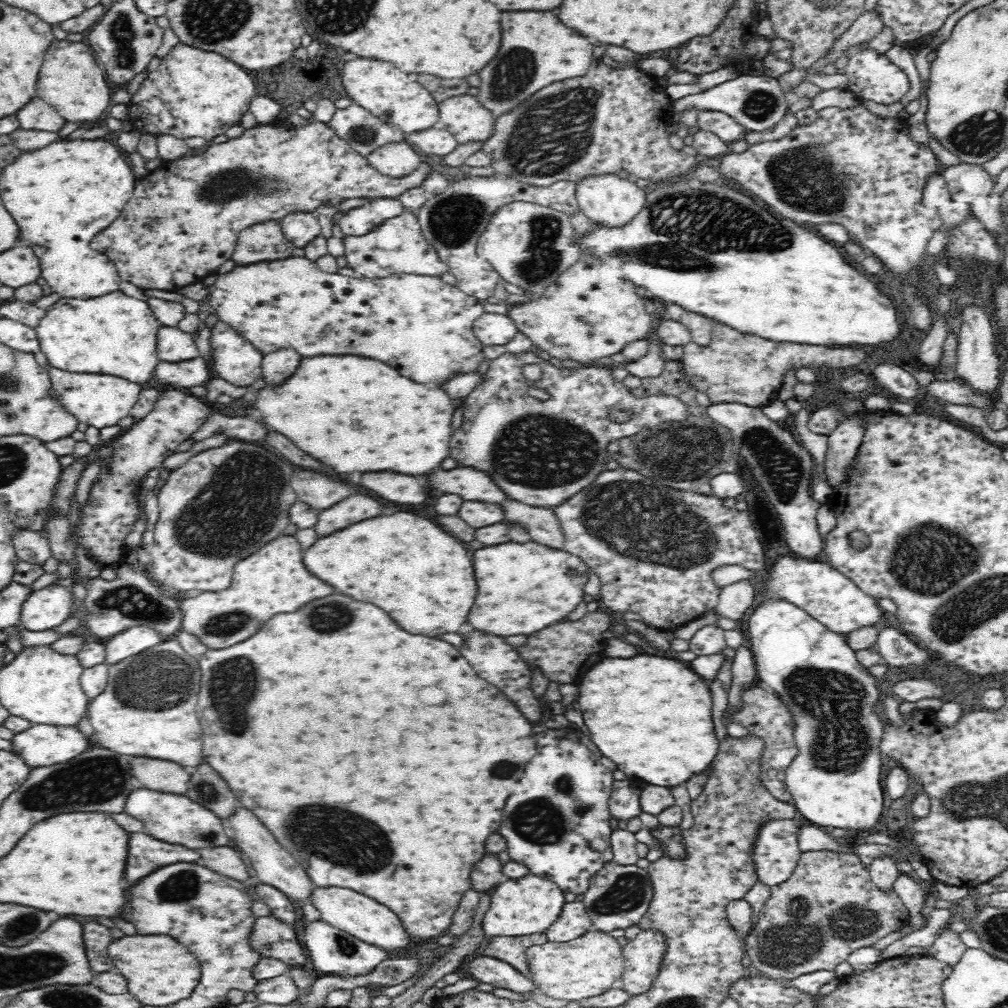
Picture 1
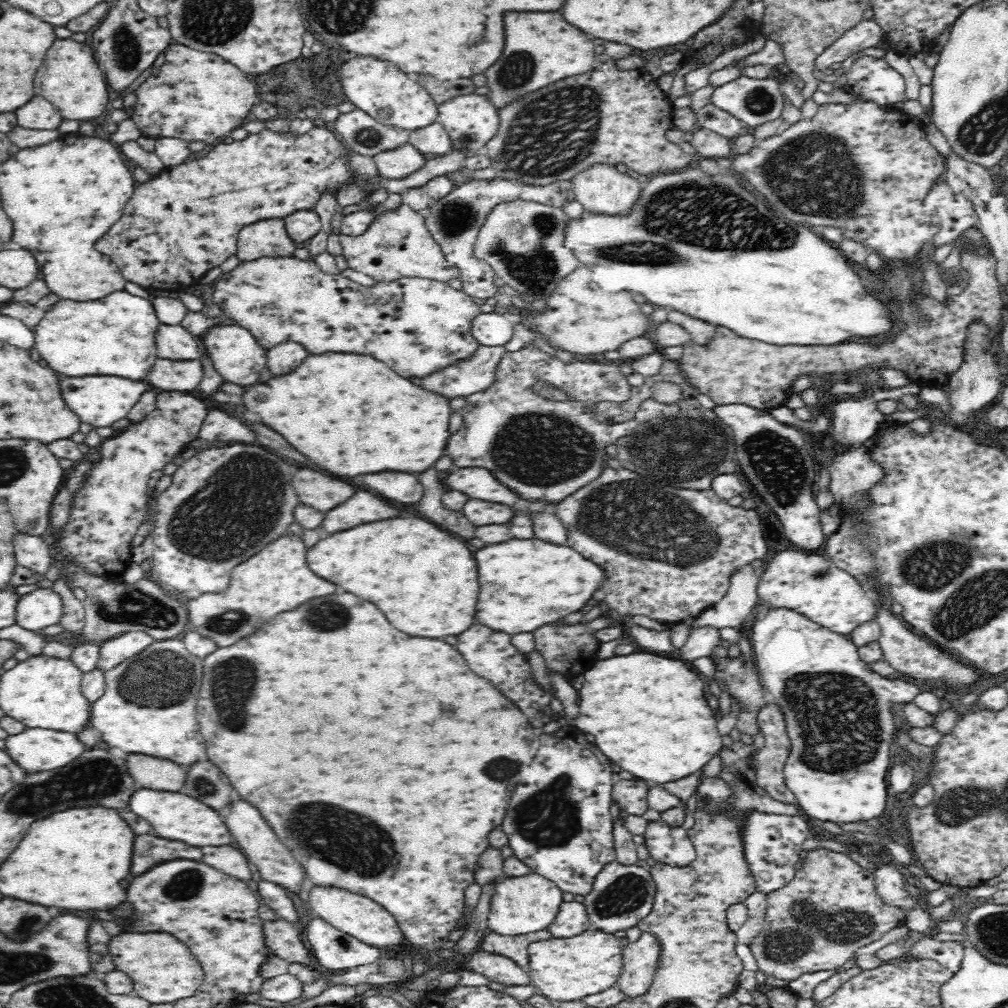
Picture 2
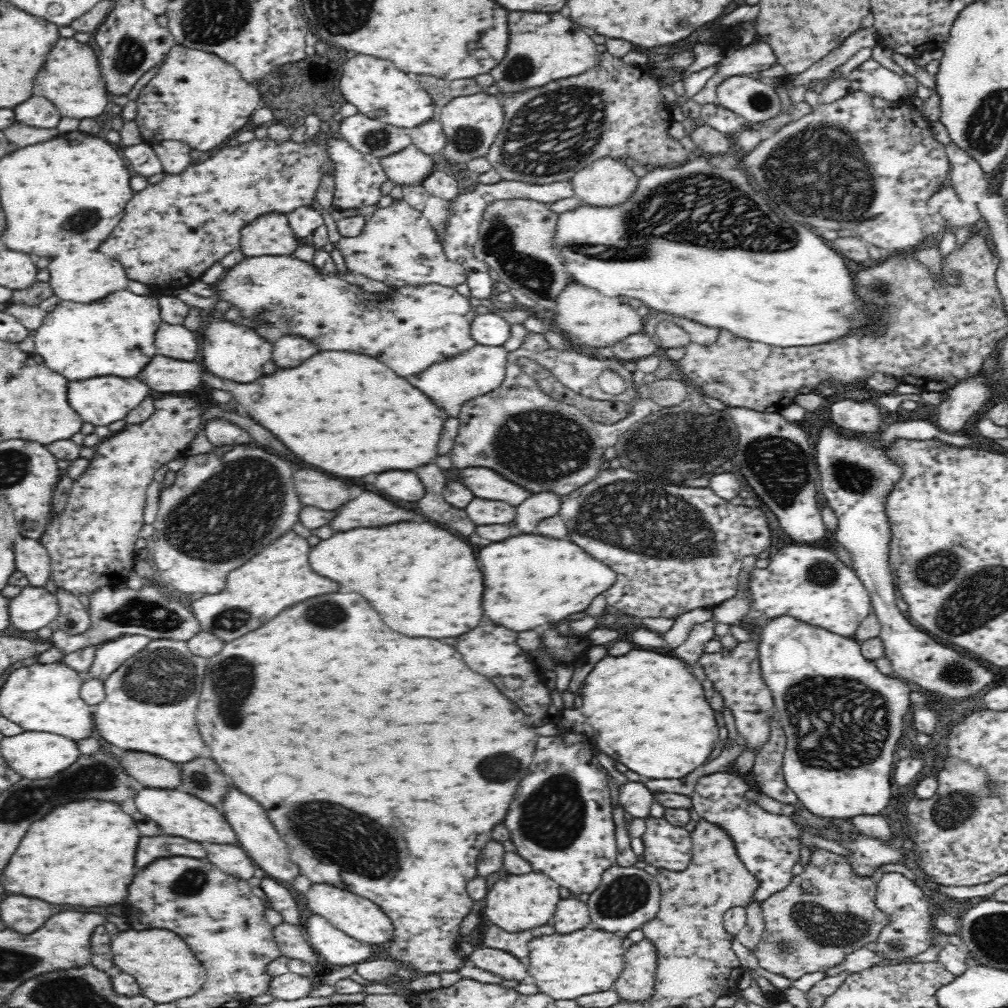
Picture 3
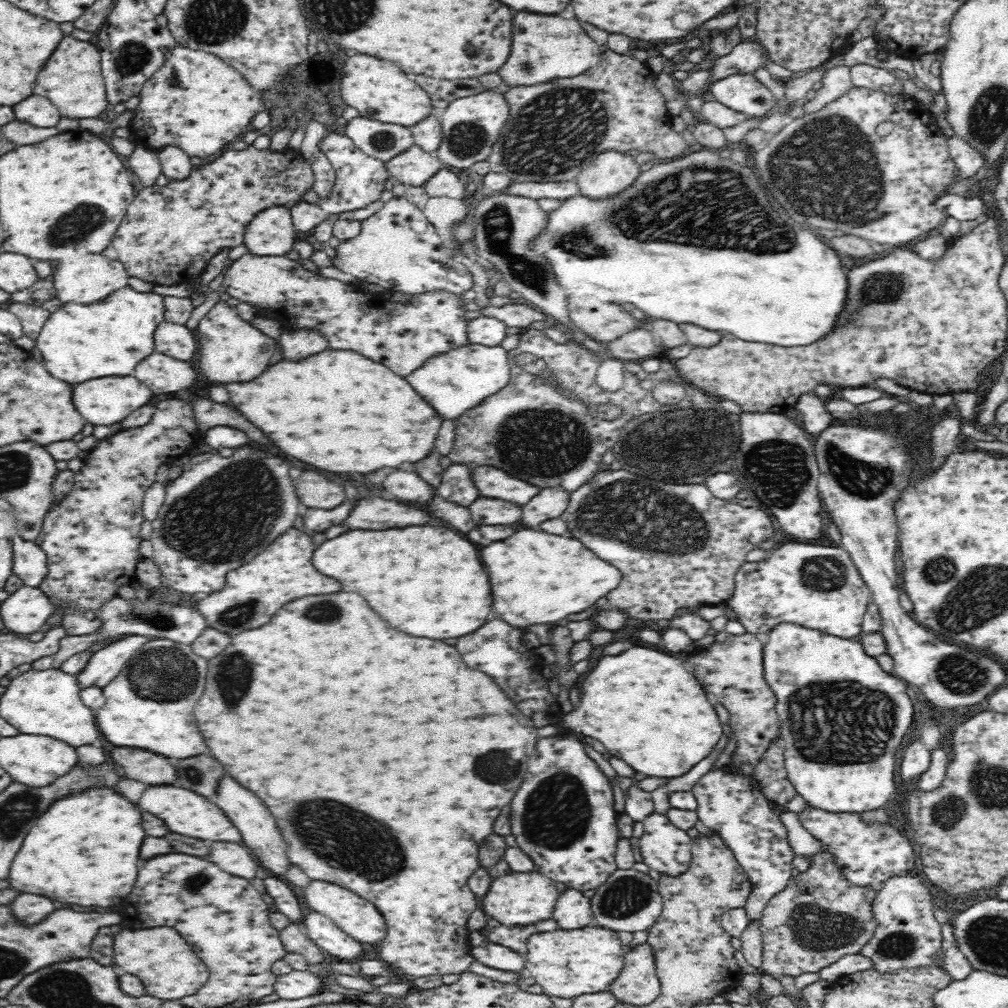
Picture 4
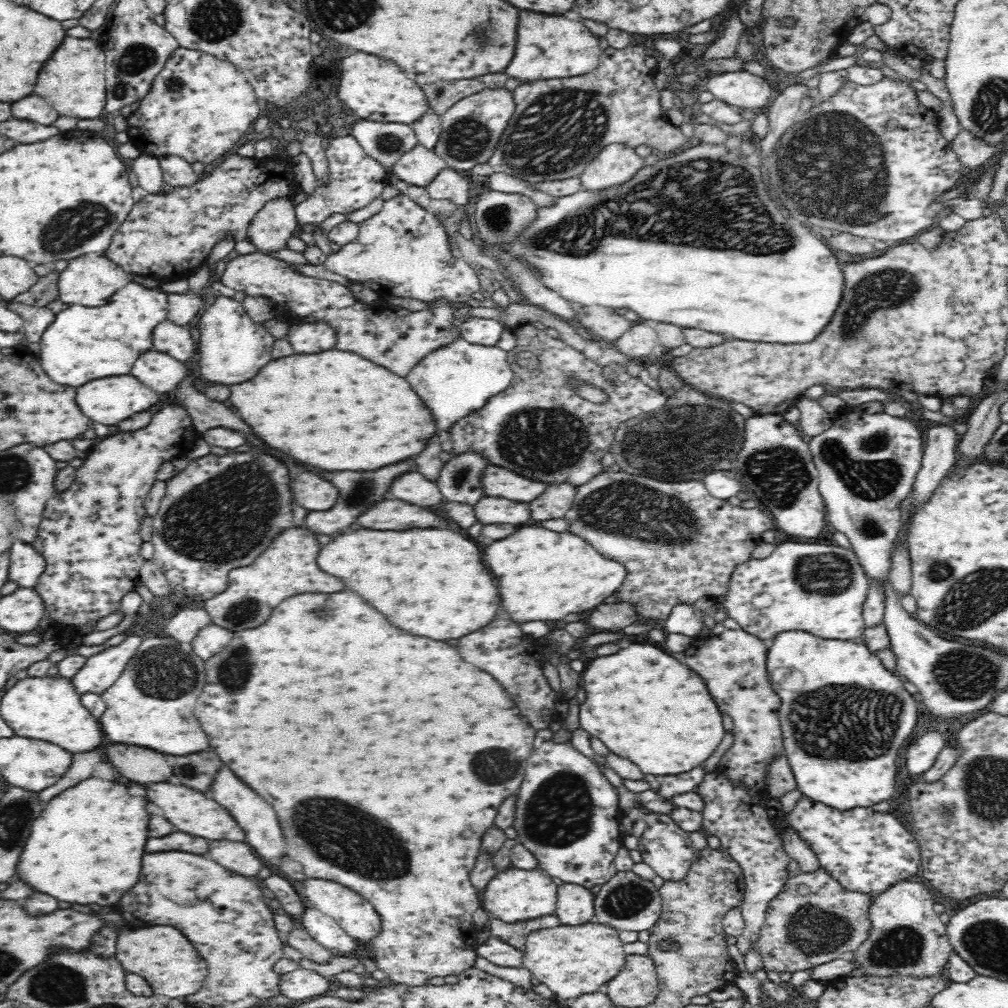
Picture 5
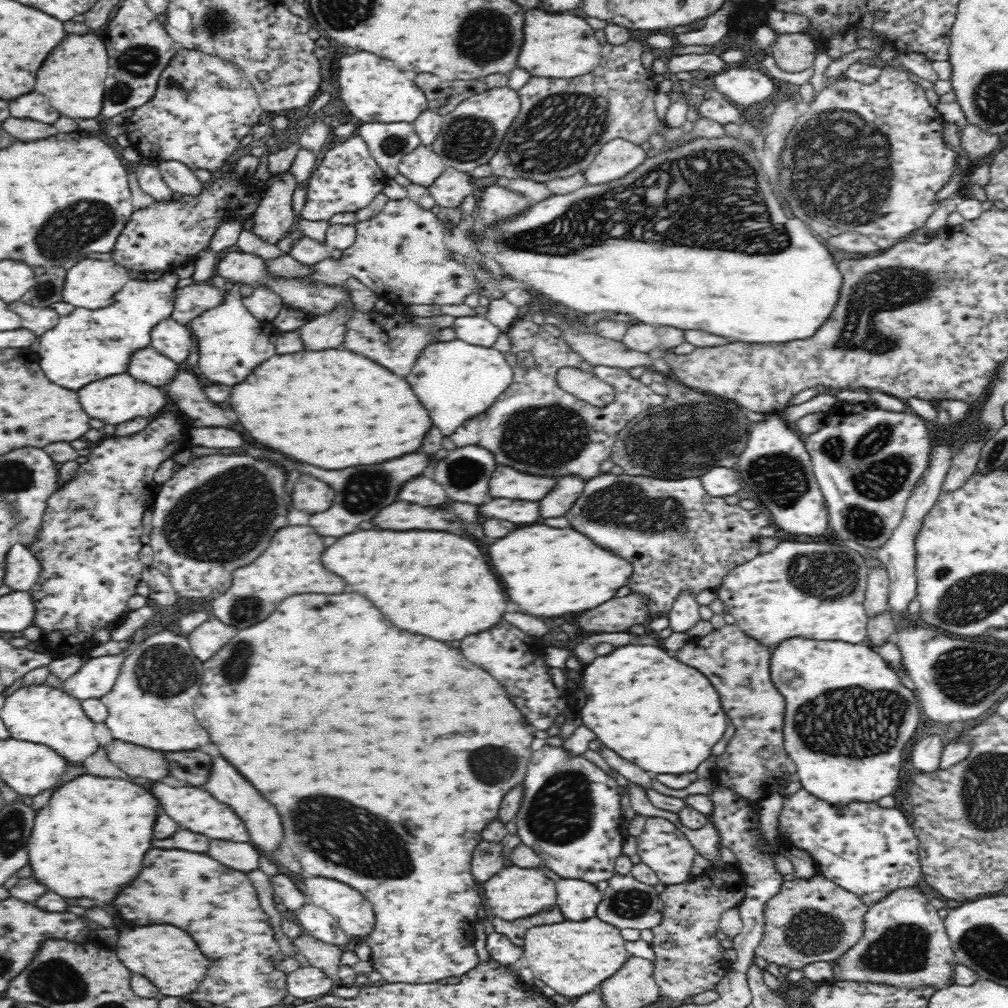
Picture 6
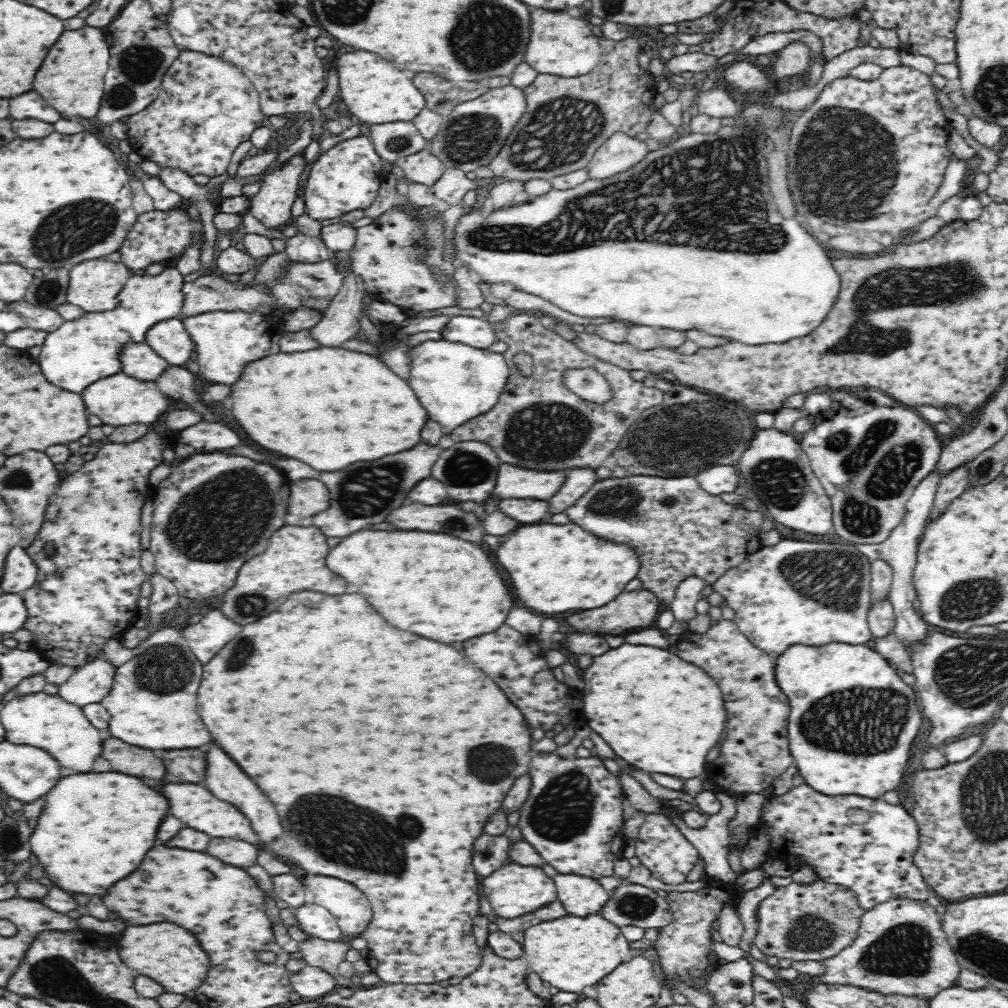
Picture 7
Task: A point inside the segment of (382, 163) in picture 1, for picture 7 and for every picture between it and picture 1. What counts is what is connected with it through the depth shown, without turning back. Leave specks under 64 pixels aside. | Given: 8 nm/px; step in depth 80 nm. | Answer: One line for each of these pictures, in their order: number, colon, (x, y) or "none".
2: (394, 164)
3: (411, 166)
4: (415, 167)
5: (420, 166)
6: (423, 166)
7: (424, 167)

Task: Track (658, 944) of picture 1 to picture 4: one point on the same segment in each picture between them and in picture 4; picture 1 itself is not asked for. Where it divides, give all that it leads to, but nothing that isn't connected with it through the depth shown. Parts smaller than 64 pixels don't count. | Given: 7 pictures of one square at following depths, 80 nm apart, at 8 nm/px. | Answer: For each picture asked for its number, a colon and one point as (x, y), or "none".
2: (640, 958)
3: (636, 982)
4: (637, 984)

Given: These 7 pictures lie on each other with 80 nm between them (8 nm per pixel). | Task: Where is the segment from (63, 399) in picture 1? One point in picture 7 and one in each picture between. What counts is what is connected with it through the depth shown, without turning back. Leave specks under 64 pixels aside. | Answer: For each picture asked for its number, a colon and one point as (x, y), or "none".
2: (99, 400)
3: (103, 400)
4: (104, 401)
5: (110, 400)
6: (119, 398)
7: (119, 399)

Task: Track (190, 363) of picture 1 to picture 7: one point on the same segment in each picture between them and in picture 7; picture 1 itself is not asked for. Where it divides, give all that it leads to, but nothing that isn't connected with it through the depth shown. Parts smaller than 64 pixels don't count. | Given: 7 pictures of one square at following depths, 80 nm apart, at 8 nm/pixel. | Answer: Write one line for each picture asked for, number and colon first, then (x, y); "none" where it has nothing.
2: (181, 375)
3: (165, 374)
4: (161, 374)
5: (158, 371)
6: (147, 365)
7: (139, 361)

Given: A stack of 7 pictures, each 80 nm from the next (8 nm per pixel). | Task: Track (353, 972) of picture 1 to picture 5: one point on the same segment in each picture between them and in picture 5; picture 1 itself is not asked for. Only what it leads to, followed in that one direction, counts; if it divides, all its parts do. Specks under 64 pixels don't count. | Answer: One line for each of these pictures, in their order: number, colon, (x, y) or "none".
2: (336, 950)
3: (335, 948)
4: (333, 941)
5: (324, 928)

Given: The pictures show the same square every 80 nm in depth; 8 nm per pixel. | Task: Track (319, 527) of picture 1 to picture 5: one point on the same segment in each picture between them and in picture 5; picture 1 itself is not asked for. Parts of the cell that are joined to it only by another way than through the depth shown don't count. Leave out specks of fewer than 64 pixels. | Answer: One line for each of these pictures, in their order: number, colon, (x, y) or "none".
2: (363, 507)
3: (368, 508)
4: (371, 513)
5: (391, 513)

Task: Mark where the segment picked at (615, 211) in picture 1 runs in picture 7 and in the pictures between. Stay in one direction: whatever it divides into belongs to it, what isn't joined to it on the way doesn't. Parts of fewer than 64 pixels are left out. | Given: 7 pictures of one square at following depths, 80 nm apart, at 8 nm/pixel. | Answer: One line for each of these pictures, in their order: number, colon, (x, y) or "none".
2: (602, 190)
3: (608, 182)
4: (610, 173)
5: (616, 163)
6: (619, 156)
7: (620, 151)

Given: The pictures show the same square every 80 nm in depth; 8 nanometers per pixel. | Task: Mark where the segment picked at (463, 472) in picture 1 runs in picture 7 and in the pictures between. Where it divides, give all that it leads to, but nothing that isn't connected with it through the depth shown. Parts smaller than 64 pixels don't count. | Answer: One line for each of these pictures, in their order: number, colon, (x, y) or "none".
2: (480, 483)
3: (485, 483)
4: (494, 483)
5: (497, 481)
6: (506, 482)
7: (513, 482)

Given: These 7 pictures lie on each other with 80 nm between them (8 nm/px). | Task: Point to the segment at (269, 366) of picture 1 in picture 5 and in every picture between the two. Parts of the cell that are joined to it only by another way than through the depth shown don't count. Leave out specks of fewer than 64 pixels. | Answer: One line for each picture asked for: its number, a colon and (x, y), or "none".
2: (284, 357)
3: (289, 350)
4: (297, 343)
5: (309, 337)

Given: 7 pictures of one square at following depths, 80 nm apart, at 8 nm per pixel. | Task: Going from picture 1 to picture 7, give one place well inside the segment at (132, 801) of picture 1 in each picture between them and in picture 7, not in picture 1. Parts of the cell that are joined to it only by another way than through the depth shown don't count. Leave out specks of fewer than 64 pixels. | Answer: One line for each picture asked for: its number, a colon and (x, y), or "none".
2: (175, 816)
3: (179, 814)
4: (183, 811)
5: (190, 811)
6: (193, 808)
7: (197, 807)

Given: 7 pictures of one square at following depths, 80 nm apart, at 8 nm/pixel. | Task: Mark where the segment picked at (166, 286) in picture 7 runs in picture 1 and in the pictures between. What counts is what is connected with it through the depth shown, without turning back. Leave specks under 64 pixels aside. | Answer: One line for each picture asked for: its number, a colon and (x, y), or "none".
1: (115, 334)
2: (113, 336)
3: (114, 336)
4: (80, 342)
5: (83, 343)
6: (86, 345)

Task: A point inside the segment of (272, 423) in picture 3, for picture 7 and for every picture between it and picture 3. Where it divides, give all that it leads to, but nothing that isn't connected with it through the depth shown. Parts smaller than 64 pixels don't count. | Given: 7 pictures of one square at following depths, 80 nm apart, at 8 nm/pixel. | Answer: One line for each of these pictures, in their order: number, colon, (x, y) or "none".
4: (329, 410)
5: (335, 410)
6: (340, 409)
7: (329, 407)

